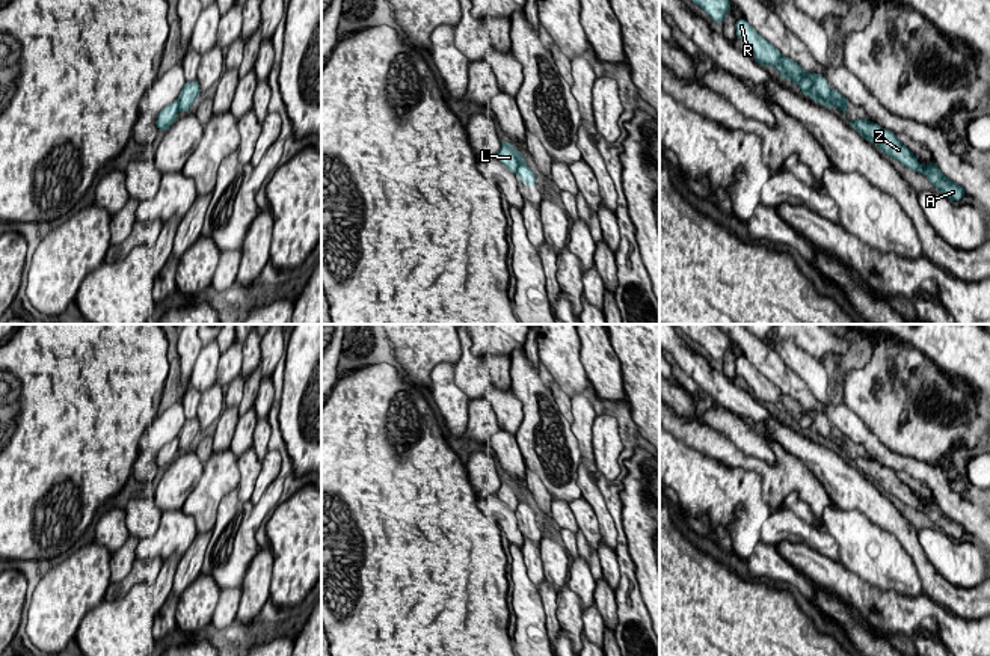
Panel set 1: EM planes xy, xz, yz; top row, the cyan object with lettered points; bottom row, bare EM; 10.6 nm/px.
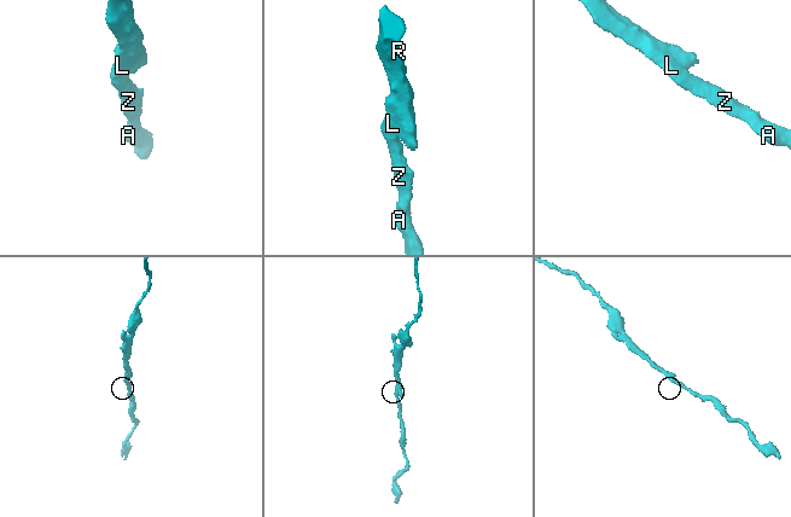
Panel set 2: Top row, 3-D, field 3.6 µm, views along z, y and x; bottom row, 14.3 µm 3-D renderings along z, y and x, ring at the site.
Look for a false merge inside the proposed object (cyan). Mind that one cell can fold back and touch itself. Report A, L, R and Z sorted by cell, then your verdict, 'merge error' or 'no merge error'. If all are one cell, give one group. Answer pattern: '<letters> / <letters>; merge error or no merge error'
A L Z / R; merge error

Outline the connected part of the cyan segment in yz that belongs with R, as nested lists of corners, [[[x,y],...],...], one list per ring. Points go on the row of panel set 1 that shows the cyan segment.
[[[744,18],[735,24],[736,38],[742,39],[753,51],[755,59],[762,66],[774,66],[779,74],[783,74],[783,66],[779,63],[782,53],[764,39]]]

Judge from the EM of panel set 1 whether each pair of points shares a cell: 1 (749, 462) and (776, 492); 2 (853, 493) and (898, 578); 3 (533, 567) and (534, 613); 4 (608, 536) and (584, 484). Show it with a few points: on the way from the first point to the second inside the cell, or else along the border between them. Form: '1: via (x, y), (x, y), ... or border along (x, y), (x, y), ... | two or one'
1: via (758, 465), (776, 483) | one
2: border along (836, 505), (857, 510), (894, 534) | two
3: border along (519, 549), (525, 573), (538, 590) | two
4: via (607, 524), (593, 496) | one

